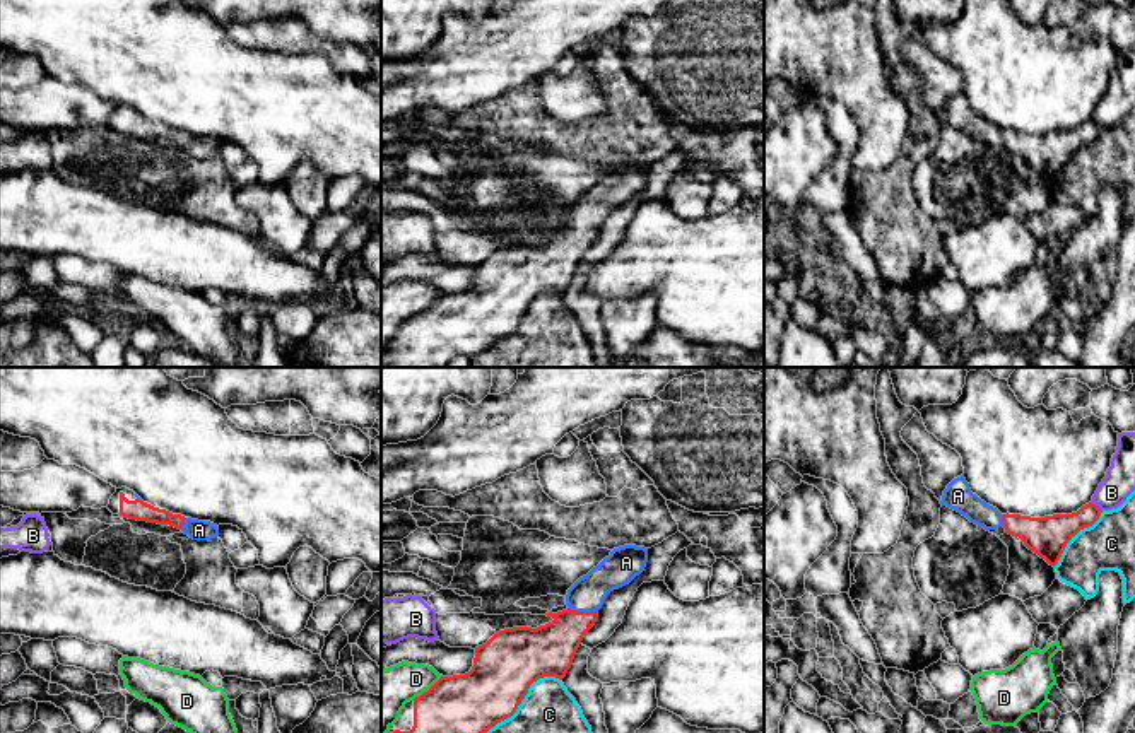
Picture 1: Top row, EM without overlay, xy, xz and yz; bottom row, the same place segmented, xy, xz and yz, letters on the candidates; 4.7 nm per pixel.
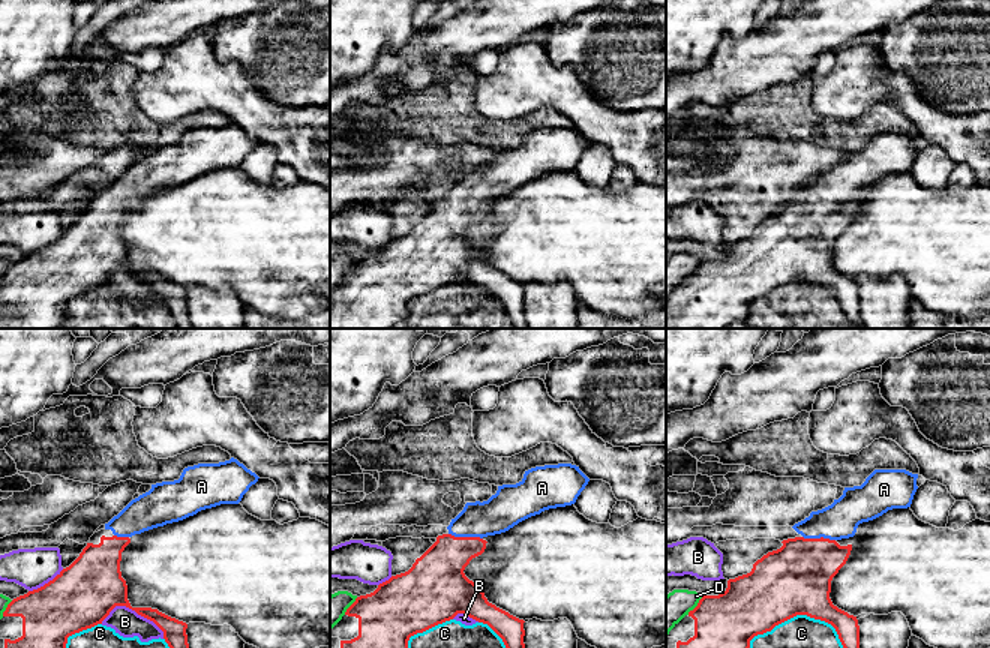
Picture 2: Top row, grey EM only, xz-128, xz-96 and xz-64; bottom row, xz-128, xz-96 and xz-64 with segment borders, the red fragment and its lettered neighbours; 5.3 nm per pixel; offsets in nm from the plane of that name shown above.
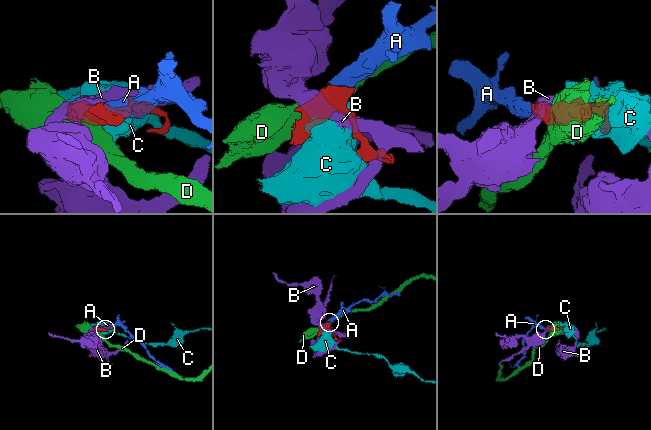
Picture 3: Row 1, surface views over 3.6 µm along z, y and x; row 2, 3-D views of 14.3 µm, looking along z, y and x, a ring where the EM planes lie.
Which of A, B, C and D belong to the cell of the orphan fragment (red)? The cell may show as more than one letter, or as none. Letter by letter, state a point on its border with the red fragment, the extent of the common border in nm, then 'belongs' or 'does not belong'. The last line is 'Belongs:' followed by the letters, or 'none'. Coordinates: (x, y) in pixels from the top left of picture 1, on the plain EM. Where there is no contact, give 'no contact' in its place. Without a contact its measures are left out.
A: contact xz (583, 229); length 150 nm; belongs
B: contact yz (1096, 123); length 70 nm; does not belong
C: contact xz (520, 320); length 500 nm; does not belong
D: contact xz (428, 308); length 180 nm; does not belong
Belongs: A

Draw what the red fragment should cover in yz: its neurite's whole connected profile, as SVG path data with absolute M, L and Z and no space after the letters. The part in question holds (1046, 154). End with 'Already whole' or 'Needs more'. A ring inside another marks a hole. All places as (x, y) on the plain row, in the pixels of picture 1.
M964 92L947 103L940 121L961 130L986 149L1003 144L1005 150L1019 154L1029 167L1053 185L1058 181L1067 161L1080 147L1092 144L1103 130L1096 121L1089 120L1072 132L1044 135L1002 132L997 125L971 109Z. Needs more

